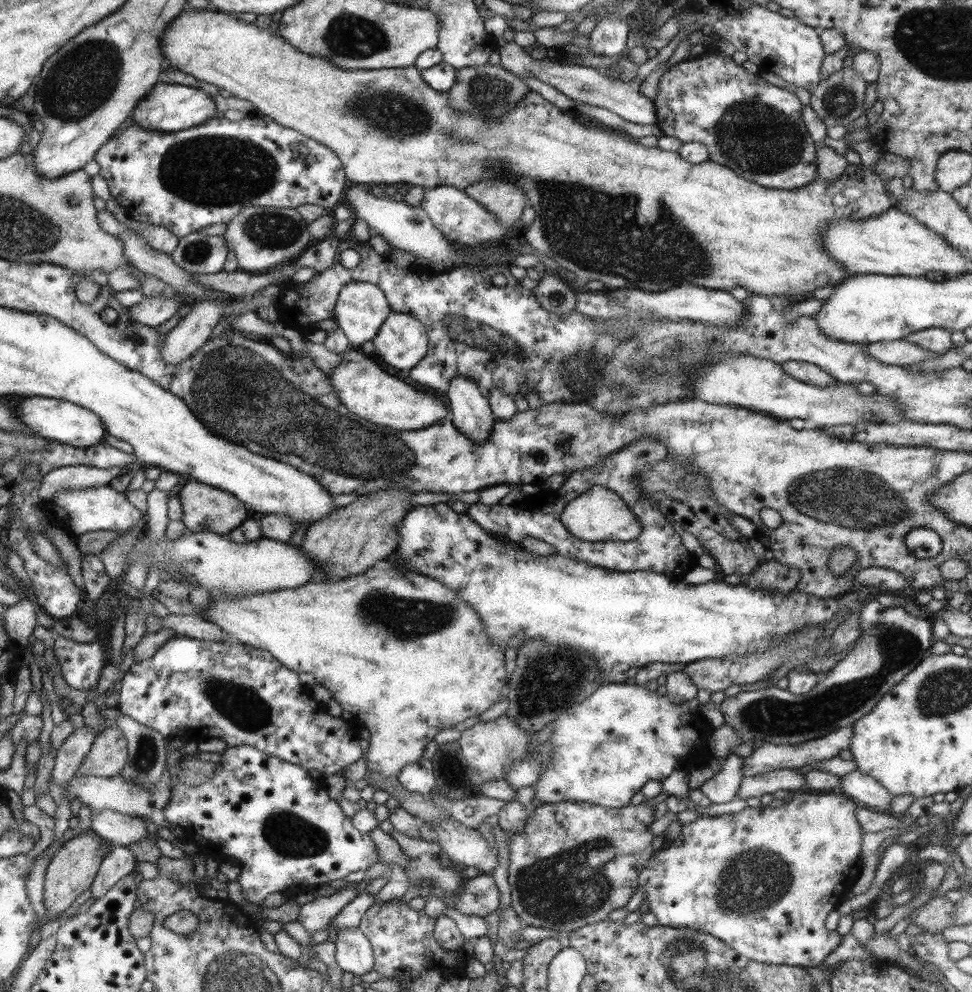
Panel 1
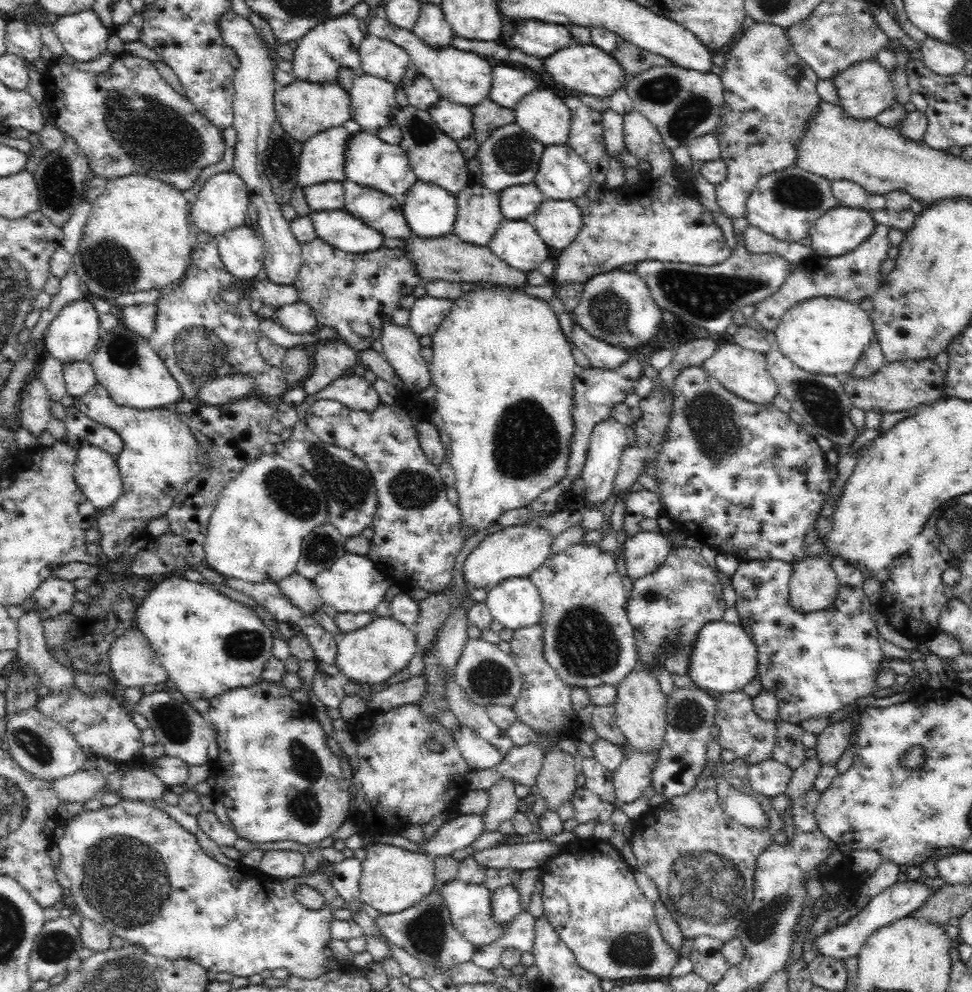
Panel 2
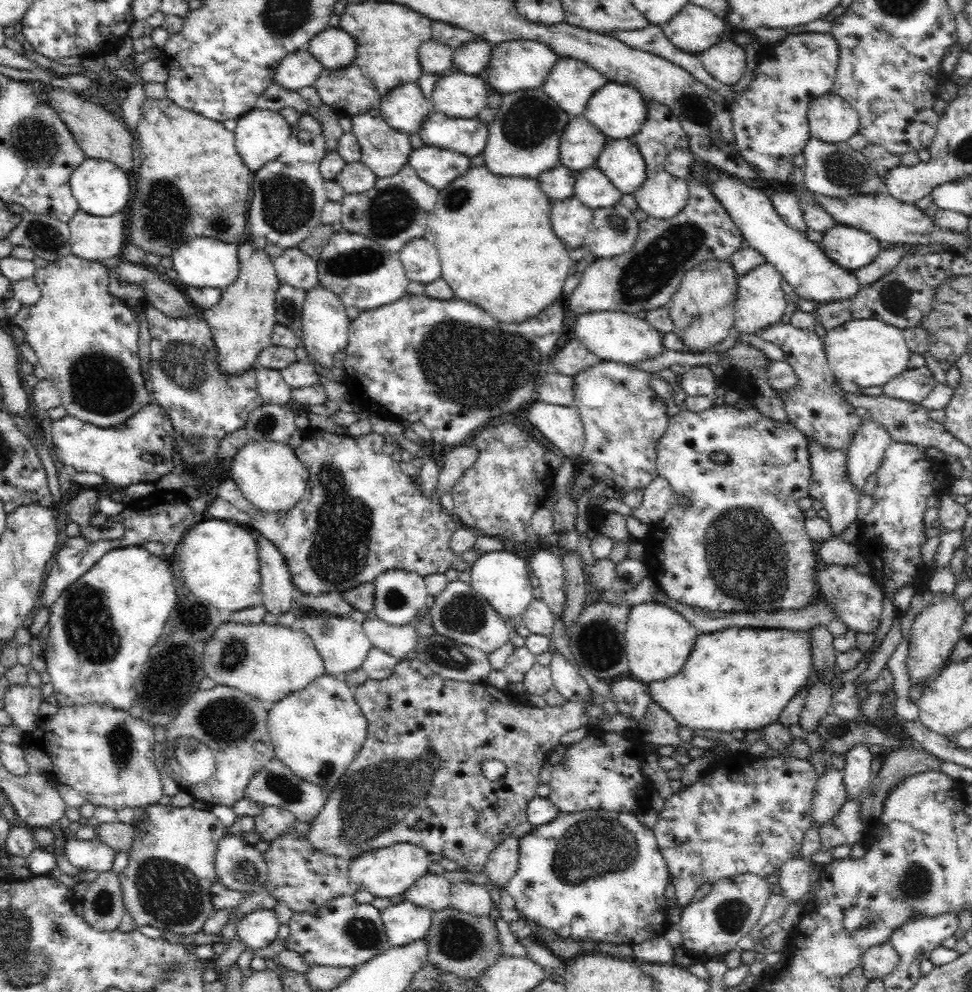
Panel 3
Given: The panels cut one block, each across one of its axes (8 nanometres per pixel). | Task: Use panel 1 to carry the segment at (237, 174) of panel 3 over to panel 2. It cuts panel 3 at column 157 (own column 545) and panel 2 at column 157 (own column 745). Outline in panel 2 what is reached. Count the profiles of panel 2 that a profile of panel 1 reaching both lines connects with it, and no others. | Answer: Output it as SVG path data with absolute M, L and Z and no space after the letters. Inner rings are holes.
M124 176L108 182L104 194L100 194L92 206L90 218L82 228L82 238L78 244L74 260L74 274L84 284L88 298L102 298L114 302L122 294L134 294L142 290L164 290L174 282L180 282L190 268L192 252L192 228L188 228L190 198L180 194L174 186L160 182L150 176Z

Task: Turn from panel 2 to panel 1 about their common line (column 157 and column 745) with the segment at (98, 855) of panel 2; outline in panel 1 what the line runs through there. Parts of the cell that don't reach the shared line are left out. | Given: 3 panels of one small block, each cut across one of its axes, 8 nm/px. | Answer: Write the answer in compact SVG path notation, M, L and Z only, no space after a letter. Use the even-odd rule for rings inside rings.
M793 792L783 806L777 808L743 808L735 814L723 814L723 816L699 816L697 820L681 826L681 836L677 840L665 840L661 850L655 850L651 854L647 866L641 868L641 874L637 876L637 892L641 894L641 900L647 906L647 914L655 916L659 926L669 928L687 928L697 930L701 934L709 934L717 940L721 940L725 946L735 950L739 956L759 962L759 964L771 964L771 966L795 966L795 968L817 968L839 944L841 936L825 930L825 918L829 912L837 910L837 906L847 898L849 890L855 886L861 874L861 824L855 818L855 810L859 804L845 798L841 792Z

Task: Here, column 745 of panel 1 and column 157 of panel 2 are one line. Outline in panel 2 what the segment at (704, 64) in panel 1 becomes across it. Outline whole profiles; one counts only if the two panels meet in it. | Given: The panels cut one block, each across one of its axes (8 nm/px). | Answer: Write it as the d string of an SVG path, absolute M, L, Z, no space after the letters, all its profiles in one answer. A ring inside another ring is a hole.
M64 54L62 58L52 60L48 72L42 74L46 92L44 102L50 110L50 124L70 136L74 144L86 154L92 176L116 180L140 174L166 182L180 190L180 194L188 194L200 178L200 172L224 158L226 142L222 130L206 120L206 116L202 116L186 96L180 96L170 84L166 84L152 62L142 58L118 56L110 70L100 74L98 78L90 72L74 70L72 62L74 60Z

